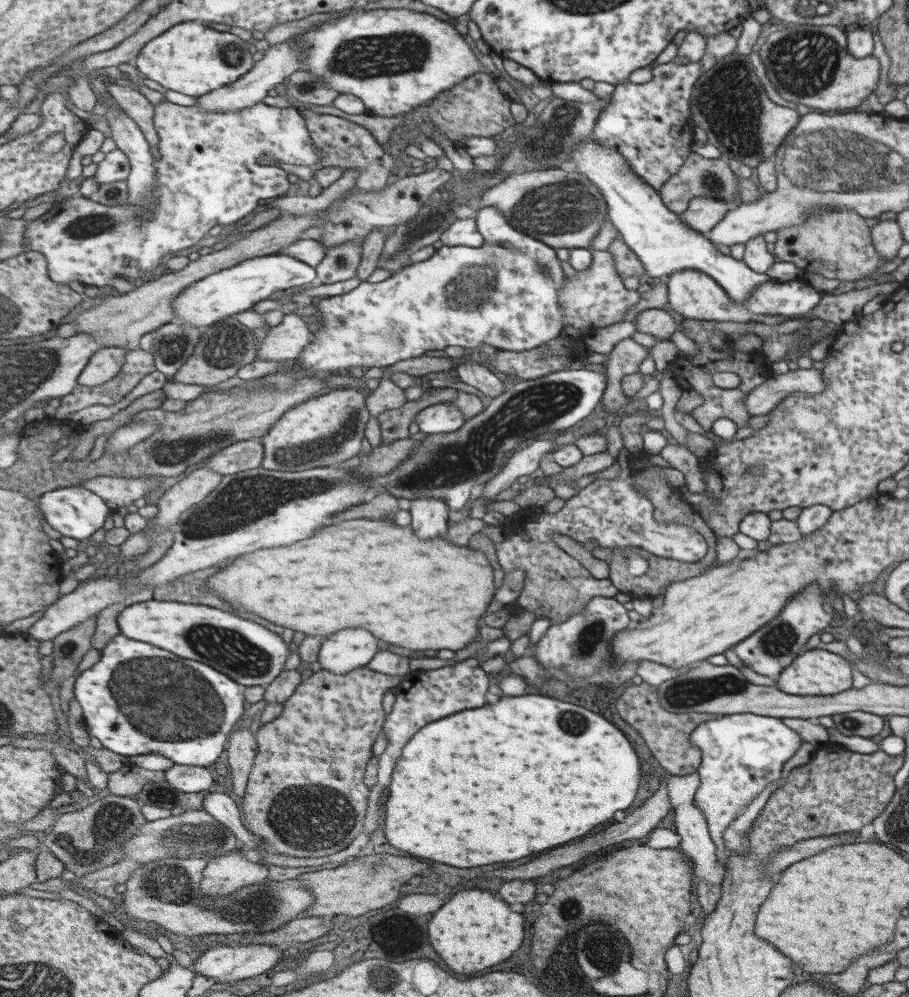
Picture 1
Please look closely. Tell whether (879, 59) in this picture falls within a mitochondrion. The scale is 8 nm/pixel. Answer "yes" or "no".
no

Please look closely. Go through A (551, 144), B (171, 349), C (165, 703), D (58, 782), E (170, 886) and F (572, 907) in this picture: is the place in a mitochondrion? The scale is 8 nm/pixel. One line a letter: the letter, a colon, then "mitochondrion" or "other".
A: mitochondrion
B: mitochondrion
C: mitochondrion
D: other
E: mitochondrion
F: mitochondrion

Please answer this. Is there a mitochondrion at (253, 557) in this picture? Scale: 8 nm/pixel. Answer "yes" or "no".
no

